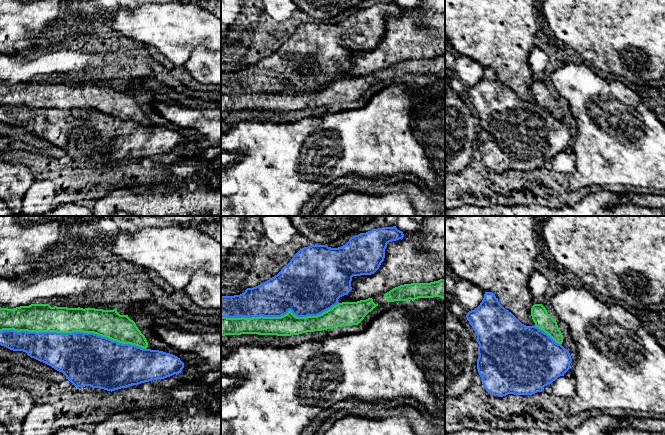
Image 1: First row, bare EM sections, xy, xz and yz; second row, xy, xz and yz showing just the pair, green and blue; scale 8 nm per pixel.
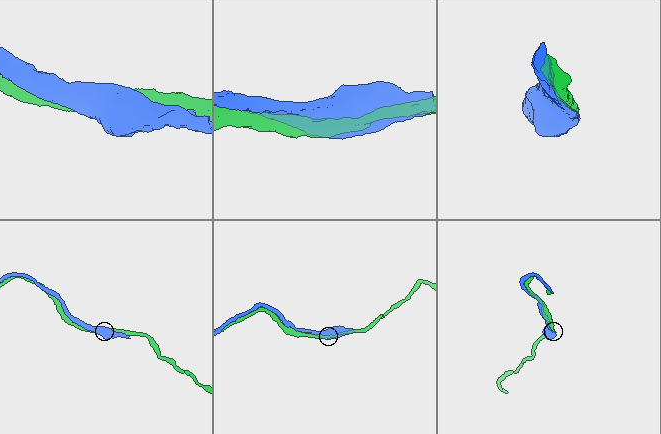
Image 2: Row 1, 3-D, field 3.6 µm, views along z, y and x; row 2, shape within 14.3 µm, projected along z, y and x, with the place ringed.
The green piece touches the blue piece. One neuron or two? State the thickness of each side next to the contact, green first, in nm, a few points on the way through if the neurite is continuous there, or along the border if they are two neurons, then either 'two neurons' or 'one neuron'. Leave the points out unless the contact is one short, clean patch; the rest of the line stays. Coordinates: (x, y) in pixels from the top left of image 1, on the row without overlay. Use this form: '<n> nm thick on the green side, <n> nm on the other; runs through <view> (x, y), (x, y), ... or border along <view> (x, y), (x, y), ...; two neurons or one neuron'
220 nm thick on the green side, 440 nm on the other; two neurons

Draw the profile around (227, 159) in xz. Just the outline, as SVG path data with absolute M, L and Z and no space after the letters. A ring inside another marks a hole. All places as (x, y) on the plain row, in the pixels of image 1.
M221 152L221 168L232 165L237 159L237 154Z

